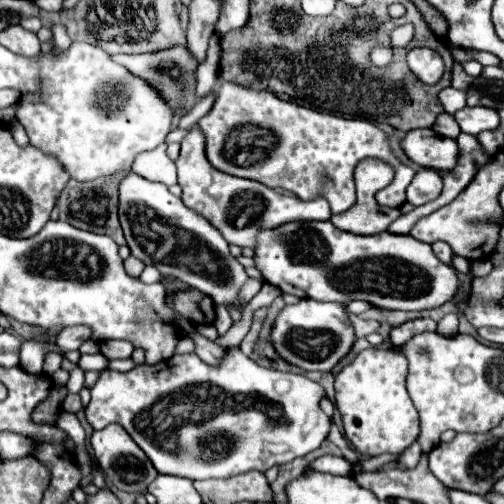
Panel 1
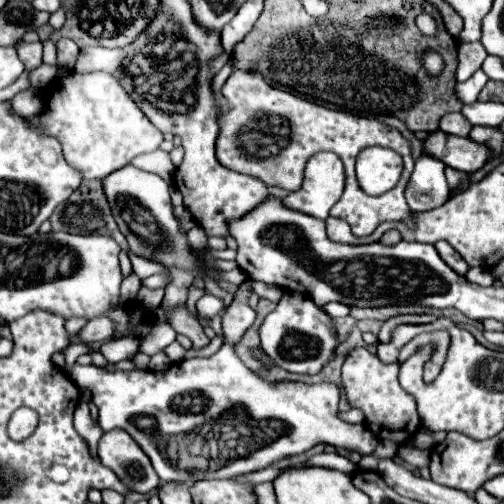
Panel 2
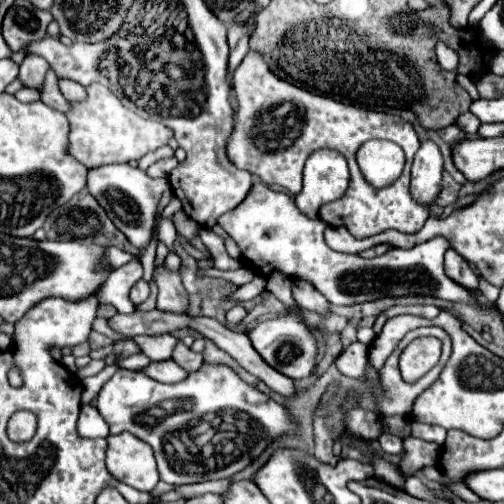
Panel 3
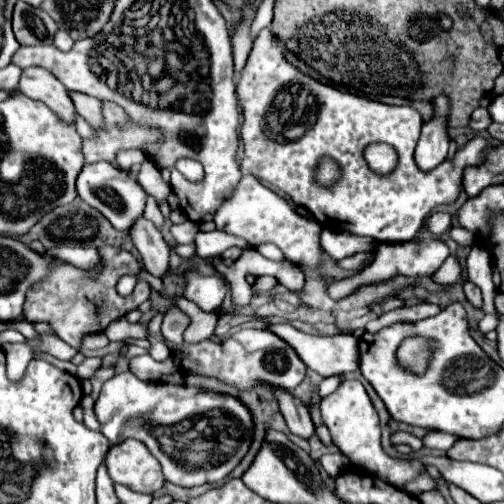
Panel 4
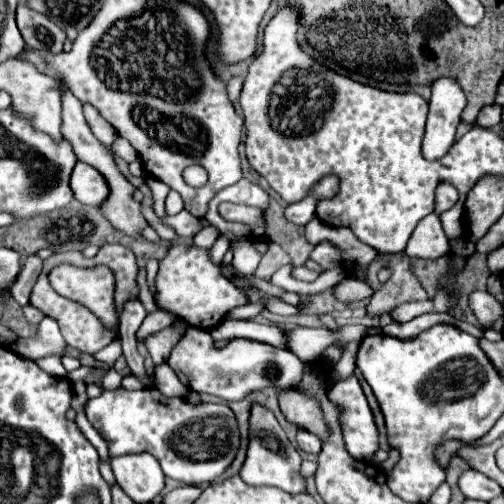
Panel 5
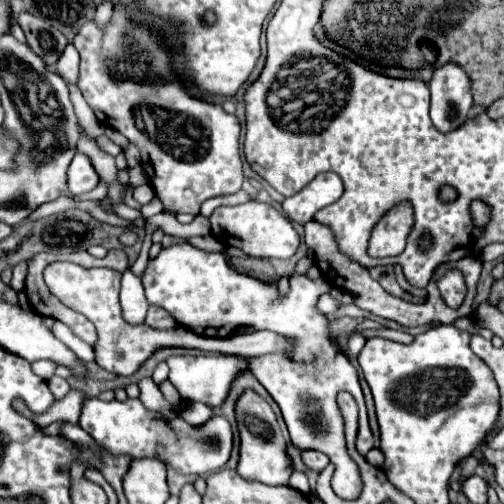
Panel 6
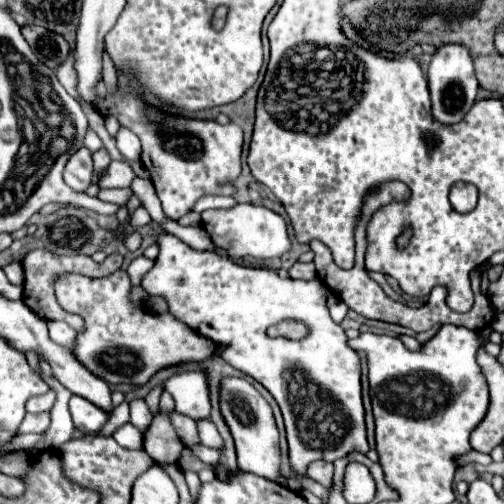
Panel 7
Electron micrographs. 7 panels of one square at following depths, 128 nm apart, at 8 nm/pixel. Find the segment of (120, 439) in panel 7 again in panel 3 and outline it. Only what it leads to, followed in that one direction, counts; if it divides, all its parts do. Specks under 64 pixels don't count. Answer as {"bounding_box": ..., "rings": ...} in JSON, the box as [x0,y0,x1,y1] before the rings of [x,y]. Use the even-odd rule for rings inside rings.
{"bounding_box":[98,364,298,486],"rings":[[[204,364],[178,384],[162,384],[142,372],[118,368],[116,374],[102,386],[98,404],[102,418],[110,426],[110,434],[130,432],[152,446],[160,478],[172,486],[230,478],[246,468],[274,438],[282,434],[294,434],[298,430],[280,404],[240,380],[238,374],[228,366]]]}

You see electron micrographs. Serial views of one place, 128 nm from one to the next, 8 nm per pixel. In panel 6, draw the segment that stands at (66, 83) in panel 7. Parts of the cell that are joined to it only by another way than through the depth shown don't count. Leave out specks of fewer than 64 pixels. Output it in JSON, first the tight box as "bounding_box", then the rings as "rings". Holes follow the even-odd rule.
{"bounding_box":[54,43,80,84],"rings":[[[70,43],[64,49],[64,54],[60,56],[60,60],[56,62],[54,70],[56,70],[66,82],[76,84],[76,82],[78,82],[78,62],[80,62],[80,56],[78,56],[76,48]]]}

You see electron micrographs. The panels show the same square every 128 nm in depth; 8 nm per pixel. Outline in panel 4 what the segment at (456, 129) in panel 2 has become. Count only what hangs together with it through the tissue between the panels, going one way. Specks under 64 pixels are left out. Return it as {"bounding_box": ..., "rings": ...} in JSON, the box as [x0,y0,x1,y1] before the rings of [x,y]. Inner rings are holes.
{"bounding_box":[470,108,492,132],"rings":[[[486,108],[474,110],[472,120],[470,120],[470,128],[472,128],[474,132],[484,132],[490,124],[492,124],[492,118],[488,116],[488,110],[486,110]]]}

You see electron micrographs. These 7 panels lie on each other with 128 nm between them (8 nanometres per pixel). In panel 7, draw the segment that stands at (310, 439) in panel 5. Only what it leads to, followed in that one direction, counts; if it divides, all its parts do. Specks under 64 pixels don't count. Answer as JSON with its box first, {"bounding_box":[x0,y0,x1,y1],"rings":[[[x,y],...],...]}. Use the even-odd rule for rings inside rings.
{"bounding_box":[308,462,334,488],"rings":[[[314,462],[308,468],[308,476],[322,484],[324,488],[332,488],[332,476],[334,476],[334,466],[330,462]]]}

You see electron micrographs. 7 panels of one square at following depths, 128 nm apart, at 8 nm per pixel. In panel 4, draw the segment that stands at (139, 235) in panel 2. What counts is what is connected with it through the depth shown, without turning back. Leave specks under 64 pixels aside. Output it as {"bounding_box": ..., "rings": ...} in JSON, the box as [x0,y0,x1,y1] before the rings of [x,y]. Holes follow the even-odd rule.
{"bounding_box":[76,162,146,232],"rings":[[[96,162],[96,164],[84,164],[78,180],[76,180],[76,190],[78,196],[92,208],[96,208],[108,222],[122,232],[128,232],[134,220],[142,214],[144,204],[146,204],[146,192],[142,186],[126,172],[116,170],[108,162]]]}

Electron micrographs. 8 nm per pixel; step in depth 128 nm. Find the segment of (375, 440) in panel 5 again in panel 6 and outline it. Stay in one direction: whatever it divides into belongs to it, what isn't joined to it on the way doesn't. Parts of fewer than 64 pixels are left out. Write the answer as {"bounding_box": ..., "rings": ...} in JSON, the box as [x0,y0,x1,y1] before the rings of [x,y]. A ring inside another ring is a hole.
{"bounding_box":[142,242,374,500],"rings":[[[178,242],[168,248],[162,248],[160,254],[148,262],[144,274],[142,274],[142,284],[146,290],[146,298],[150,304],[162,306],[180,326],[200,334],[200,336],[212,336],[212,338],[226,338],[234,334],[240,328],[246,330],[274,330],[288,340],[292,340],[292,348],[286,352],[278,354],[264,354],[258,358],[248,358],[248,370],[258,378],[258,382],[268,390],[268,394],[274,398],[274,402],[280,406],[282,416],[286,420],[292,444],[298,450],[320,450],[324,452],[330,462],[338,468],[334,474],[334,490],[340,498],[344,500],[354,500],[362,492],[362,480],[360,480],[360,470],[356,462],[348,456],[346,452],[346,440],[344,440],[344,418],[340,414],[340,408],[336,404],[338,392],[346,390],[354,396],[360,416],[358,416],[358,452],[366,454],[370,448],[374,448],[374,438],[368,426],[368,416],[366,416],[366,406],[364,406],[364,396],[360,390],[358,382],[358,372],[350,364],[348,356],[342,352],[342,348],[336,344],[332,332],[330,332],[330,322],[328,318],[316,308],[316,302],[322,294],[330,292],[330,284],[324,278],[310,280],[308,276],[290,276],[290,290],[286,296],[278,294],[278,284],[276,282],[262,282],[258,278],[252,278],[248,274],[240,274],[234,268],[228,266],[224,260],[224,254],[216,252],[202,252],[188,242]]]}

